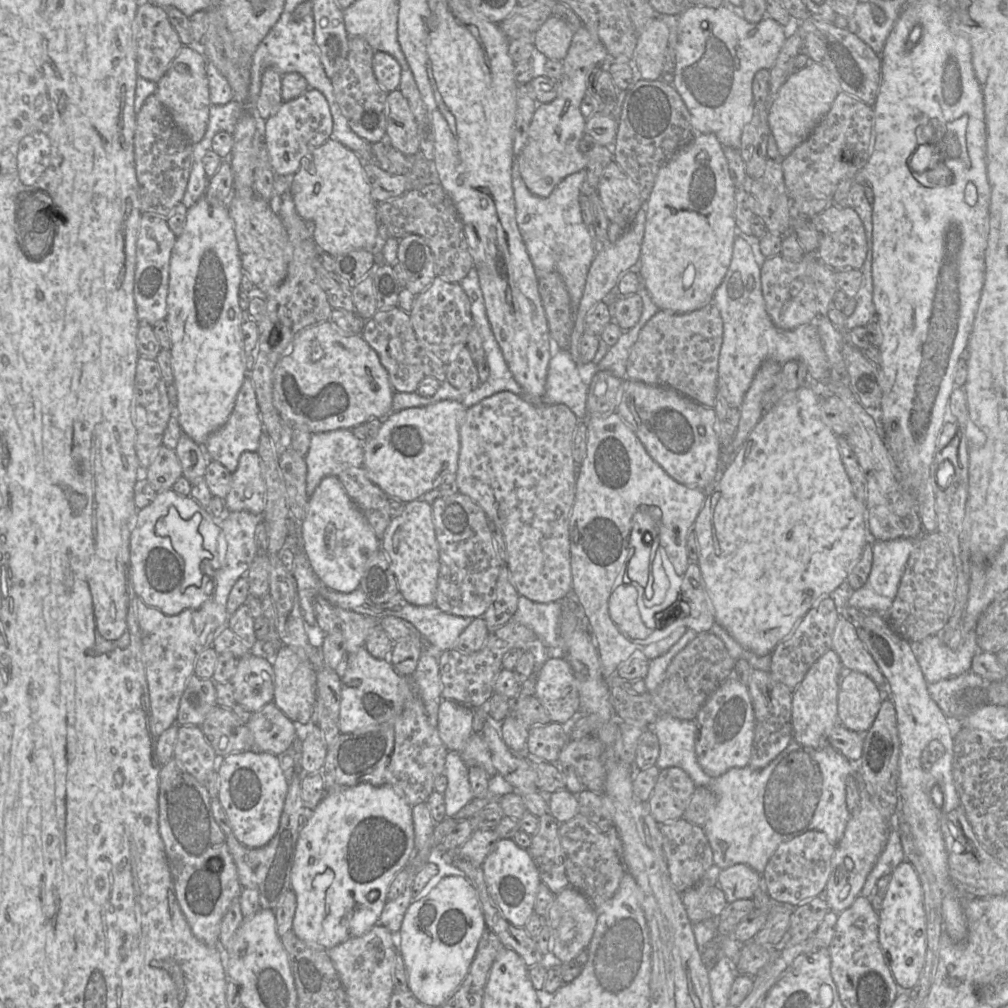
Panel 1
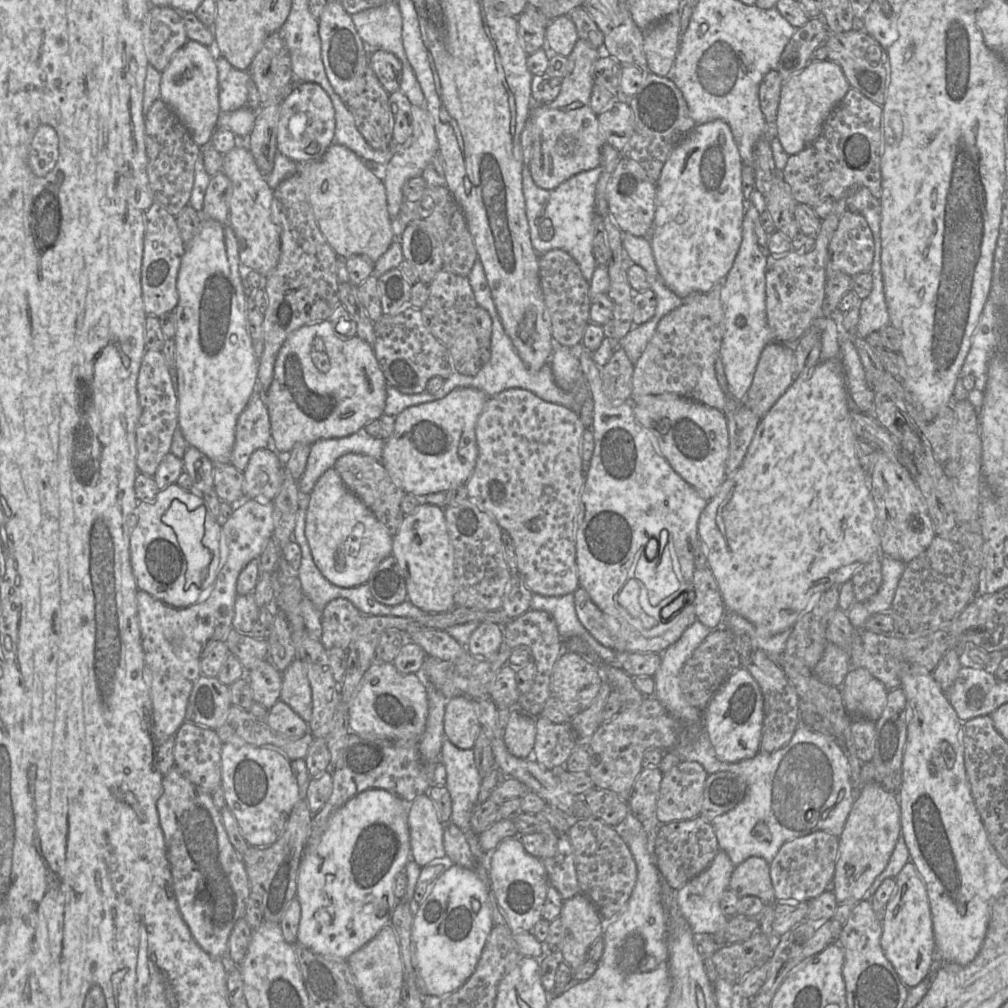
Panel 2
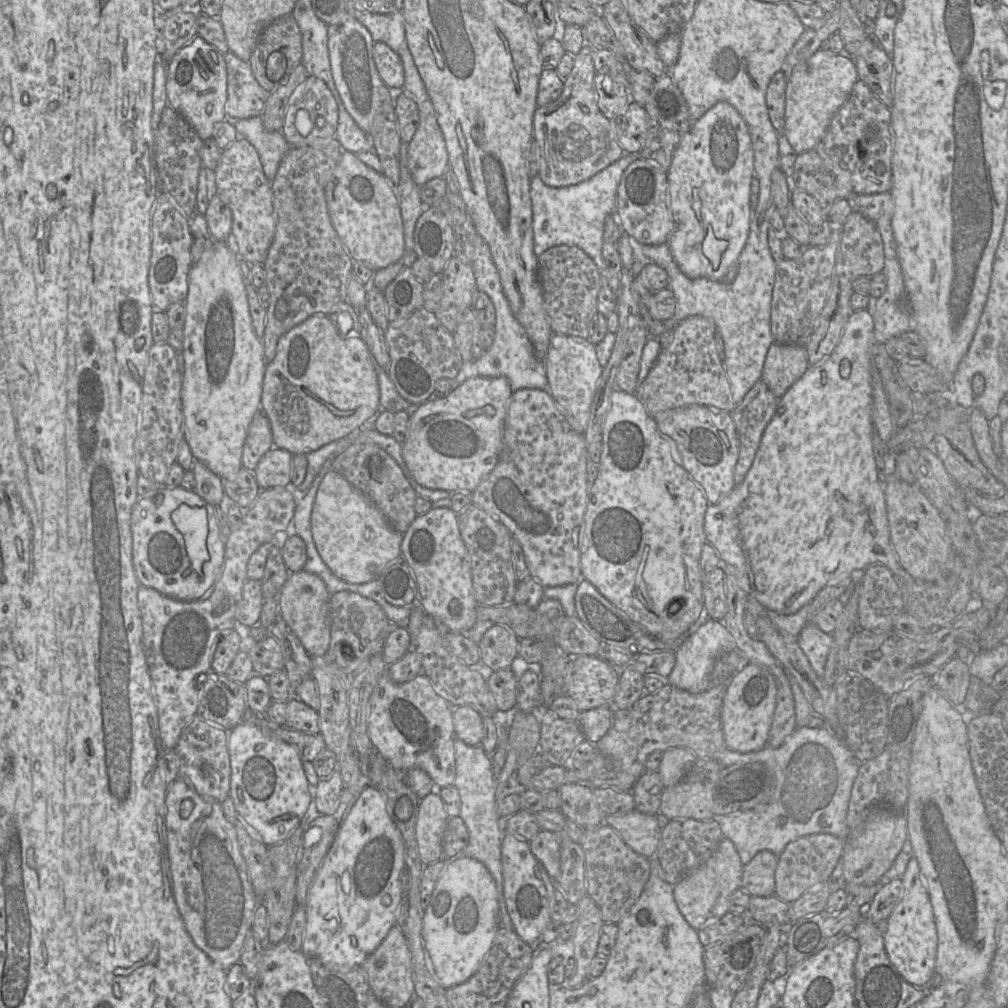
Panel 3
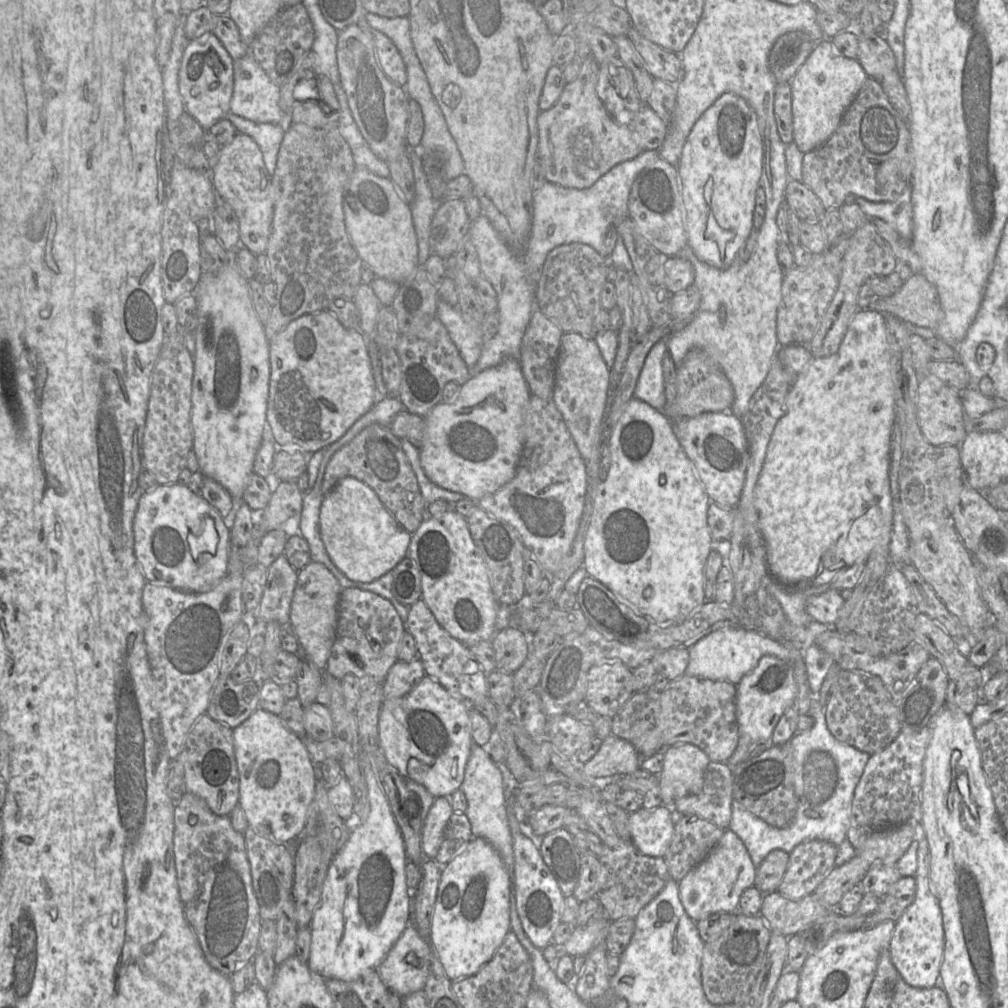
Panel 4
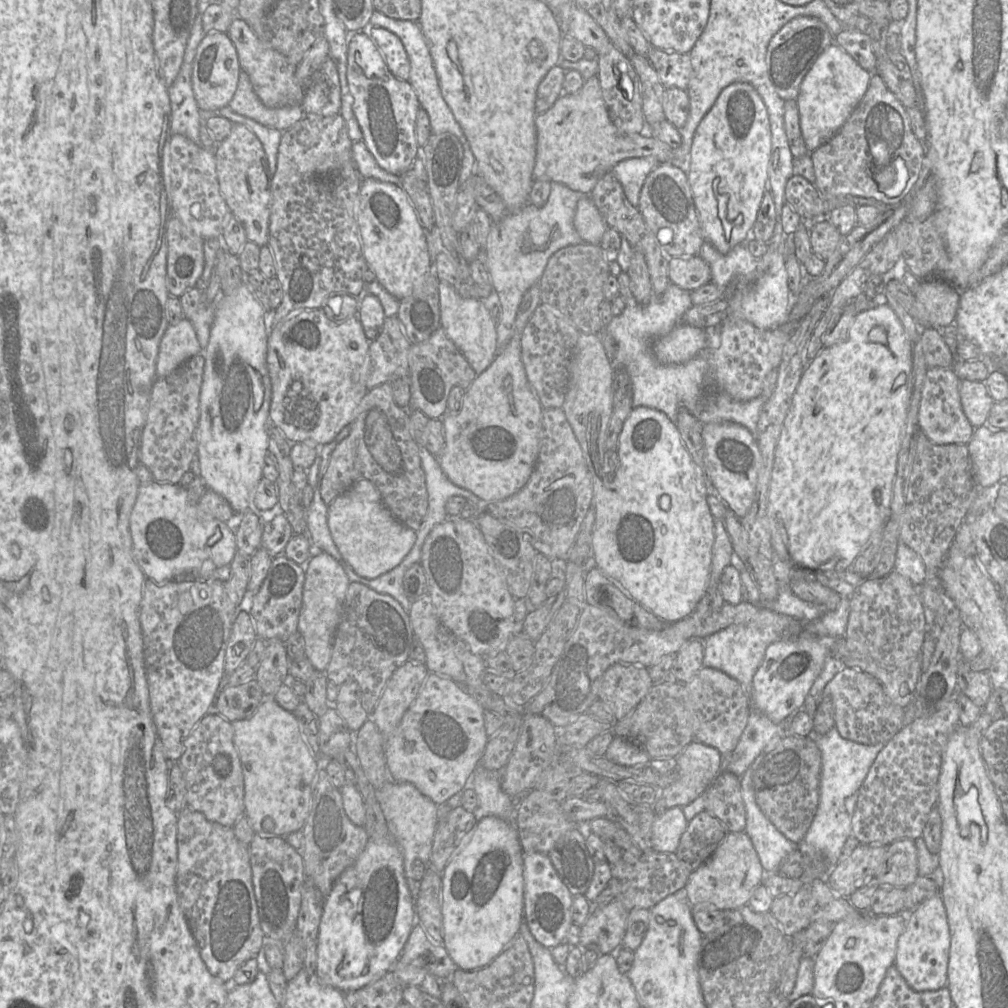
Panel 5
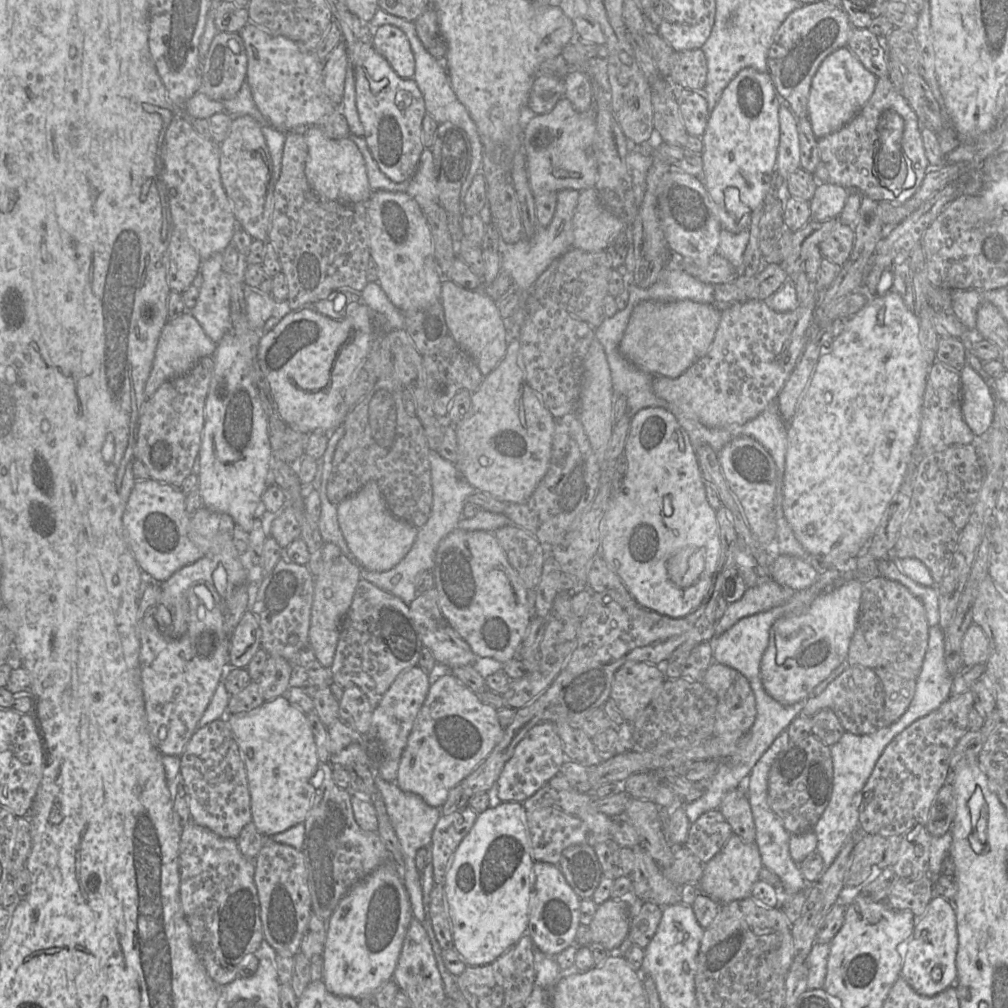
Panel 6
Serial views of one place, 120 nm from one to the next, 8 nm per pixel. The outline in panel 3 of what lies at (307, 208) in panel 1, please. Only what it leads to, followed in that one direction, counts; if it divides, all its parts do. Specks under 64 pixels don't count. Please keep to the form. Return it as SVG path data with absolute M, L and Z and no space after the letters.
M344 151L331 181L326 186L325 194L332 225L353 261L372 270L379 270L403 258L405 240L400 206L389 181L384 175L365 165L355 154Z

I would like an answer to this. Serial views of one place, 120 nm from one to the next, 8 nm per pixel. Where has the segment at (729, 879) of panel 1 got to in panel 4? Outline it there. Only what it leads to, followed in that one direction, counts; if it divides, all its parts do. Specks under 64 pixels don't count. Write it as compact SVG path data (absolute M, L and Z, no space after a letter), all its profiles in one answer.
M781 849L770 851L756 868L754 886L763 894L777 891L789 861L789 853Z

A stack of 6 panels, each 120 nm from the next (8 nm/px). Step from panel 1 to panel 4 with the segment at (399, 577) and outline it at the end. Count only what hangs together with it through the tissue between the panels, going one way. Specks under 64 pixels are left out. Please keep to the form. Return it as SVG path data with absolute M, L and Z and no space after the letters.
M448 510L440 517L432 516L423 519L417 530L412 533L407 556L415 562L420 572L421 598L437 622L452 637L466 646L492 639L496 634L495 622L500 605L493 595L485 561L471 538L465 517L455 510Z

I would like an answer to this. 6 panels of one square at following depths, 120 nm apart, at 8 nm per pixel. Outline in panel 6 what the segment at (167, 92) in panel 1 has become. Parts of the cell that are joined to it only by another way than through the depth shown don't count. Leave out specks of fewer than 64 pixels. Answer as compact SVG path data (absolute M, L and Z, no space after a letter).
M218 32L202 62L200 92L223 101L233 98L246 80L248 58L238 32Z

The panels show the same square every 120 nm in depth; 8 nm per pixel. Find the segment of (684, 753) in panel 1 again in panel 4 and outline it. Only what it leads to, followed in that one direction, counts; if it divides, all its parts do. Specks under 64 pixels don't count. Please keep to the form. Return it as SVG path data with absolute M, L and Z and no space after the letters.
M814 696L808 715L814 719L812 728L797 732L789 741L793 751L793 789L797 802L793 823L783 829L773 827L747 811L739 802L732 802L728 829L742 840L756 868L774 849L789 853L798 844L814 839L839 846L847 836L854 790L871 756L838 741L831 734L826 724L825 707Z

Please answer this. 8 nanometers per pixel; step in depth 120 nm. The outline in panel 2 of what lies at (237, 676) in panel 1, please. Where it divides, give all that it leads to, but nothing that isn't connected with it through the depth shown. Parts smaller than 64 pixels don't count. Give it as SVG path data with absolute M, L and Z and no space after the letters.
M269 660L262 661L251 670L246 671L253 700L270 709L280 700L282 672L277 670Z

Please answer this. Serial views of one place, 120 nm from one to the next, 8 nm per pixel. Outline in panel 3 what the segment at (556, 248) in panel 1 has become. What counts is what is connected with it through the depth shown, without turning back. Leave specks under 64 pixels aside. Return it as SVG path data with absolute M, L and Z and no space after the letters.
M639 153L624 155L578 184L565 187L546 185L539 176L531 178L530 196L533 212L534 253L539 257L547 249L558 245L571 245L582 249L601 271L605 268L602 256L604 223L607 216L615 213L617 205L617 188L625 169L635 160Z

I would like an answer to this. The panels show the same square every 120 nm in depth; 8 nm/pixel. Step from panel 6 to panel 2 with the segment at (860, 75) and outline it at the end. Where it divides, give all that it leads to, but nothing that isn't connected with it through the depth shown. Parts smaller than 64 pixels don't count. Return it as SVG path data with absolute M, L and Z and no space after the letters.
M831 60L809 62L803 70L784 82L780 93L776 129L777 137L789 156L802 151L819 137L825 120L850 87L841 67Z

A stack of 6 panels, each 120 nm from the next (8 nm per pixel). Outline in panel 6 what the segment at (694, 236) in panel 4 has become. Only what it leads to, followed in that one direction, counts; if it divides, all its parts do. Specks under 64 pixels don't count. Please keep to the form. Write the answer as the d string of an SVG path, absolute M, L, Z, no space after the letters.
M744 68L730 81L727 87L723 90L721 97L719 98L717 104L715 105L714 109L709 115L705 132L701 137L701 140L703 142L703 150L701 153L703 161L703 174L701 179L710 197L717 205L718 215L722 229L724 228L731 233L739 233L743 229L749 229L752 213L761 204L764 203L766 193L770 187L770 181L772 179L773 172L775 171L777 150L779 145L780 126L778 118L778 109L779 109L779 101L777 98L777 91L772 82L770 74L768 72L765 73L758 72L753 68Z

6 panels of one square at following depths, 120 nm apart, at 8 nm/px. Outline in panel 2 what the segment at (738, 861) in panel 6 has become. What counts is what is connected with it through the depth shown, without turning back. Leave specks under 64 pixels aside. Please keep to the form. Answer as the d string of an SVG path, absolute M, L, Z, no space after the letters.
M719 850L703 872L676 891L679 910L694 934L714 935L725 929L729 917L723 913L720 900L724 891L729 889L730 877L735 867L729 856Z

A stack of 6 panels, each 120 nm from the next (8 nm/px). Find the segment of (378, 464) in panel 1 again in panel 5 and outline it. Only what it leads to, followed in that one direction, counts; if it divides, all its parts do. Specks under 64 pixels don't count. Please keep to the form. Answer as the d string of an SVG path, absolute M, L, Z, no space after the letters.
M538 282L522 298L509 343L465 390L459 412L446 412L441 419L445 446L441 454L435 457L442 471L452 483L471 491L486 502L503 500L518 492L527 483L538 458L543 407L526 376L521 358L521 338L526 324L540 304Z

